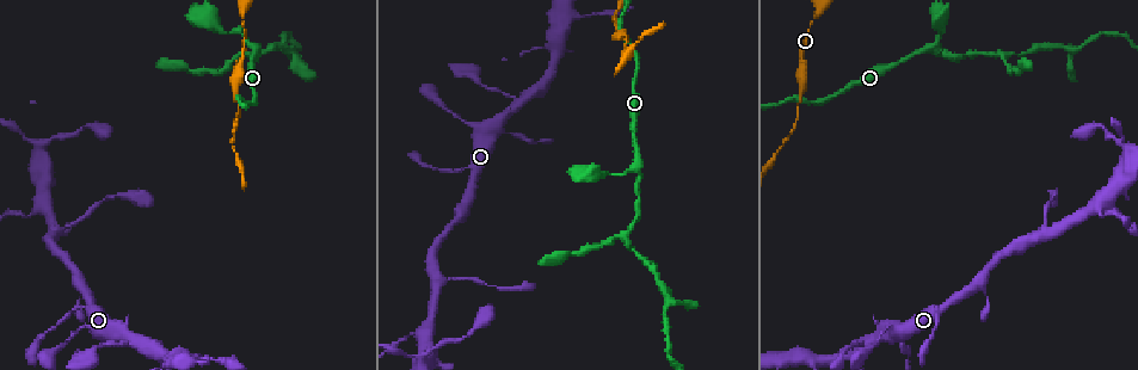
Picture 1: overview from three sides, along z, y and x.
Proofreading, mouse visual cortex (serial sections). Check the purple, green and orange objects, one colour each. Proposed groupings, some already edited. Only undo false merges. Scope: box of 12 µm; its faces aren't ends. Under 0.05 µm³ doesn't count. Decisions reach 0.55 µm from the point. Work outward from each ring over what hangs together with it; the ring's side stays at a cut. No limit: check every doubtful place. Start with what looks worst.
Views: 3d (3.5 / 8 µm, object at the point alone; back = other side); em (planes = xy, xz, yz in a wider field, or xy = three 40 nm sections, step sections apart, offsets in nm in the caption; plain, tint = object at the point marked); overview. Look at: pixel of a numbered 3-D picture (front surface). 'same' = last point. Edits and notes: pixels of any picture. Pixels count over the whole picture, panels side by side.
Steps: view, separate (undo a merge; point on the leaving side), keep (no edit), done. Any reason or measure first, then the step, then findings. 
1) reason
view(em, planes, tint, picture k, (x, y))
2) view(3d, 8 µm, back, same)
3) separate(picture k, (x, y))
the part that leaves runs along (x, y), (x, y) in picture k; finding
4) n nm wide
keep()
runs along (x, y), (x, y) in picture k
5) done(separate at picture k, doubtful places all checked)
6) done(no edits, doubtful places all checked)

thin neck
view(3d, 3.5 µm, picture 1, (627, 233))

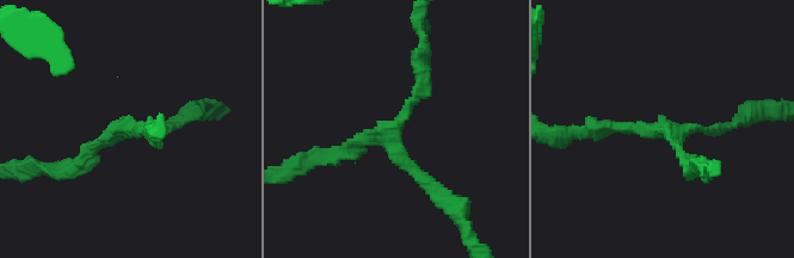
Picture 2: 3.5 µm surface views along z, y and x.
3 arms; arms of 150, 150, 200 nm; shape alone is not enough
view(em, xy, step 5, tint, picture 2, (669, 127))

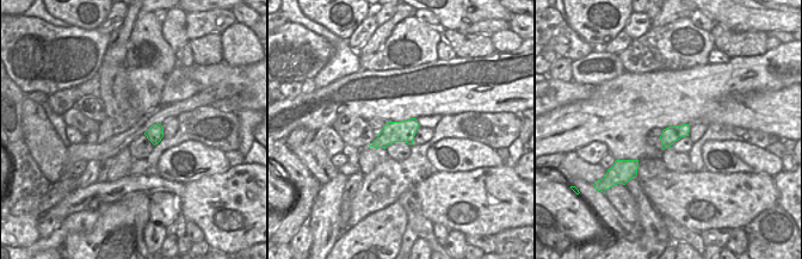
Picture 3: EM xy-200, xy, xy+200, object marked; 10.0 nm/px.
keep()
runs along (425, 63), (392, 146), (439, 192) in picture 2; continuous, no second cell

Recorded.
view(3d, 3.5 µm, picture 1, (286, 50))

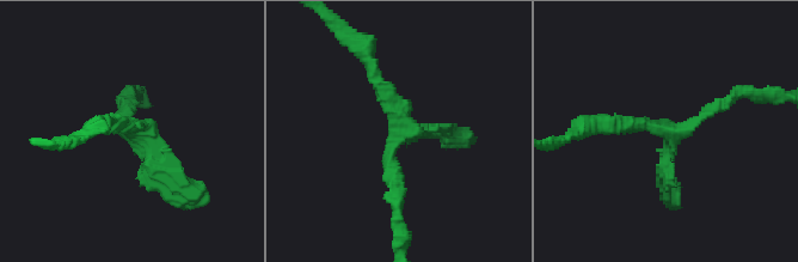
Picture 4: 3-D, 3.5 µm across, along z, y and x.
now the EM
view(em, planes, tint, picture 4, (399, 135))

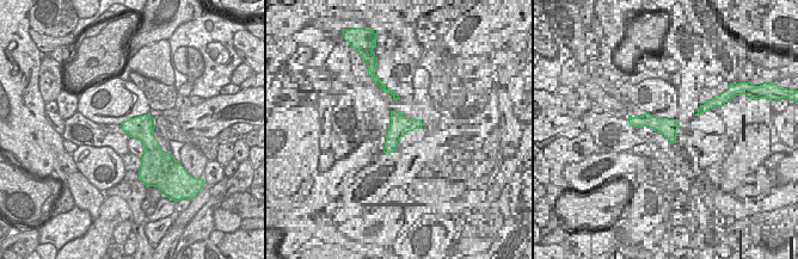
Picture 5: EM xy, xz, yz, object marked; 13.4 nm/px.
keep()
runs along (370, 67), (399, 134), (454, 136) in picture 4; one cell here

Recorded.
thick turns thin
view(3d, 3.5 µm, picture 1, (626, 52))

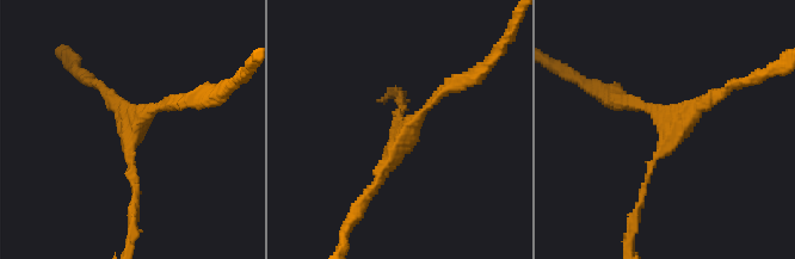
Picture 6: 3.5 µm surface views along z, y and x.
3 arms; arms of 100, 150, 200 nm; need the tissue
view(em, xy, step 2, tint, picture 6, (668, 139))

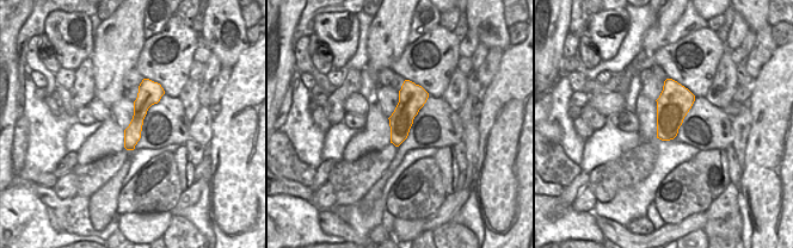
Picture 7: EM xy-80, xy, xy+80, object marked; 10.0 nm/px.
keep()
continuous, no second cell

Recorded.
done(no edits, doubtful places all checked)

